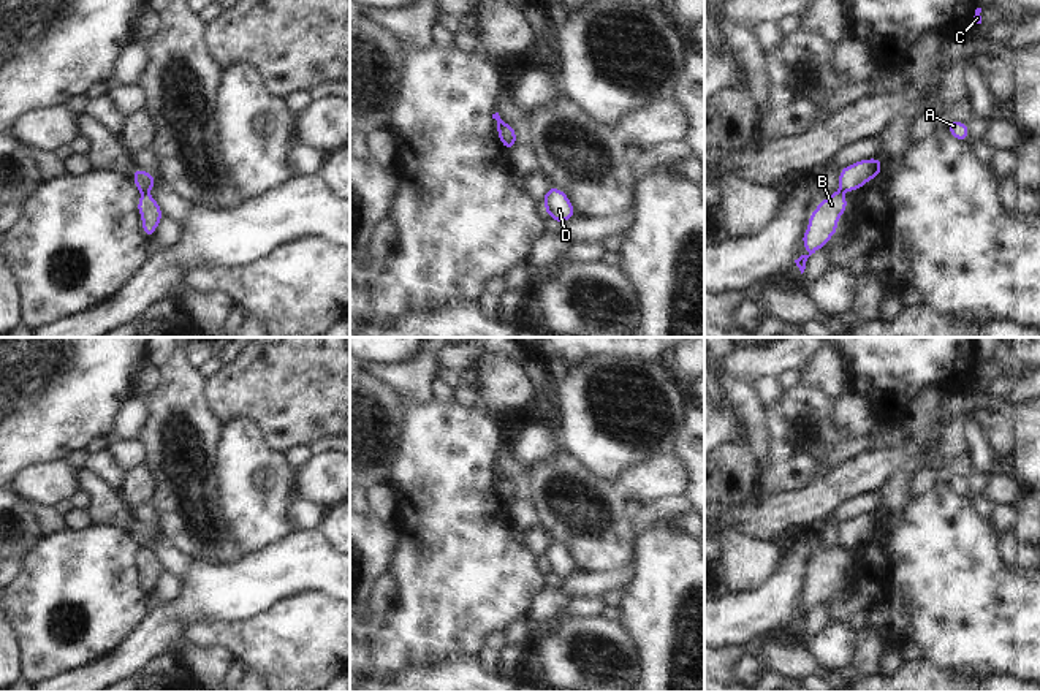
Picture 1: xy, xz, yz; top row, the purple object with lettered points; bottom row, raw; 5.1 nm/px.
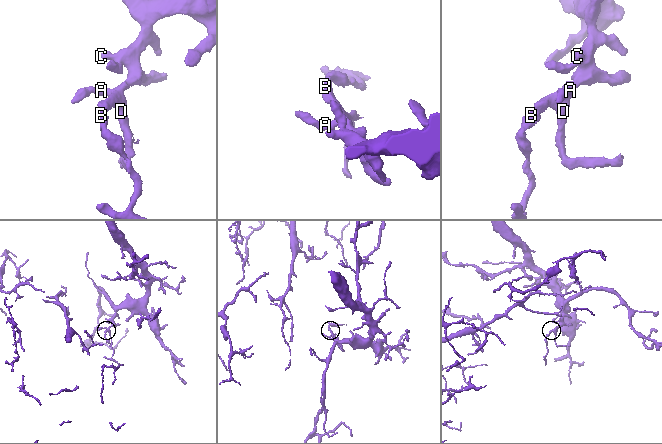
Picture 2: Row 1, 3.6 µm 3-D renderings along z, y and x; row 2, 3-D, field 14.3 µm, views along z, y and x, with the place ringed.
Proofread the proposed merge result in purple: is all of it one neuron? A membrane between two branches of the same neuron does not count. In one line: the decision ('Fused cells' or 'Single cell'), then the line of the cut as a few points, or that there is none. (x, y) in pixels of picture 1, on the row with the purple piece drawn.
Fused cells. Split along xy (141, 190), (146, 192)

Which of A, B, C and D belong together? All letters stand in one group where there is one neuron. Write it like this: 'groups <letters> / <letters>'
groups A C D / B

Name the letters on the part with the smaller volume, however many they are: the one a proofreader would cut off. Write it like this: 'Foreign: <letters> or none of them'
Foreign: B

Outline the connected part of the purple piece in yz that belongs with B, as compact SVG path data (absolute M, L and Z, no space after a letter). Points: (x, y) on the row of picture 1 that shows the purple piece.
M842 192L829 193L809 215L809 230L801 236L803 245L809 249L809 253L795 260L801 274L806 269L807 258L818 249L823 249L825 242L837 233L837 217L850 206L848 200L839 198L841 195Z

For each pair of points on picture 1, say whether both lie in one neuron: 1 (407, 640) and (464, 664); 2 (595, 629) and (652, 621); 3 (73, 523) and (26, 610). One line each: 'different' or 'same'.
1: different
2: different
3: different

